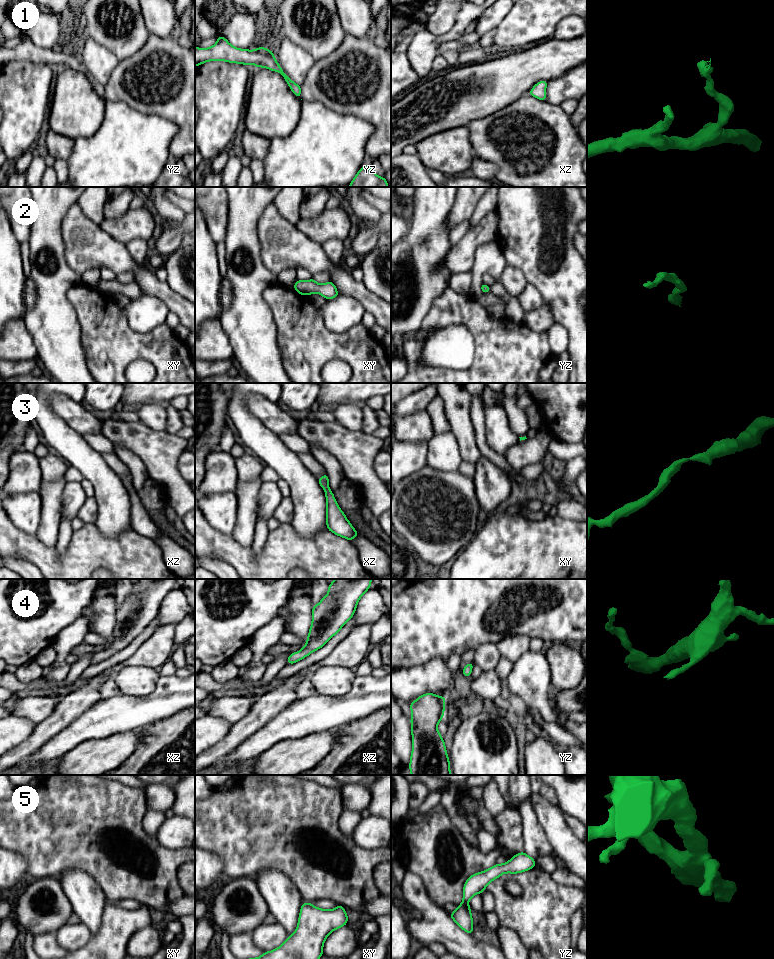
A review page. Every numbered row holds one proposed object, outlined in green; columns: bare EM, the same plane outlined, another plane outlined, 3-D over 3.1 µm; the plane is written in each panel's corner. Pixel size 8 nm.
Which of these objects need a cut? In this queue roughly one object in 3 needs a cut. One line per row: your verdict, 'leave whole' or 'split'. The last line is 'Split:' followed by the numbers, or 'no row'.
1: leave whole
2: leave whole
3: leave whole
4: leave whole
5: leave whole
Split: no row

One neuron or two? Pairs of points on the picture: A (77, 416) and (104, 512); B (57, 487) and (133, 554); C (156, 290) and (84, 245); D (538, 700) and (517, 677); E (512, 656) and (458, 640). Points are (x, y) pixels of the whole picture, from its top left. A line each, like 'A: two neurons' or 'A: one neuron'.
A: two neurons
B: two neurons
C: one neuron
D: one neuron
E: two neurons

